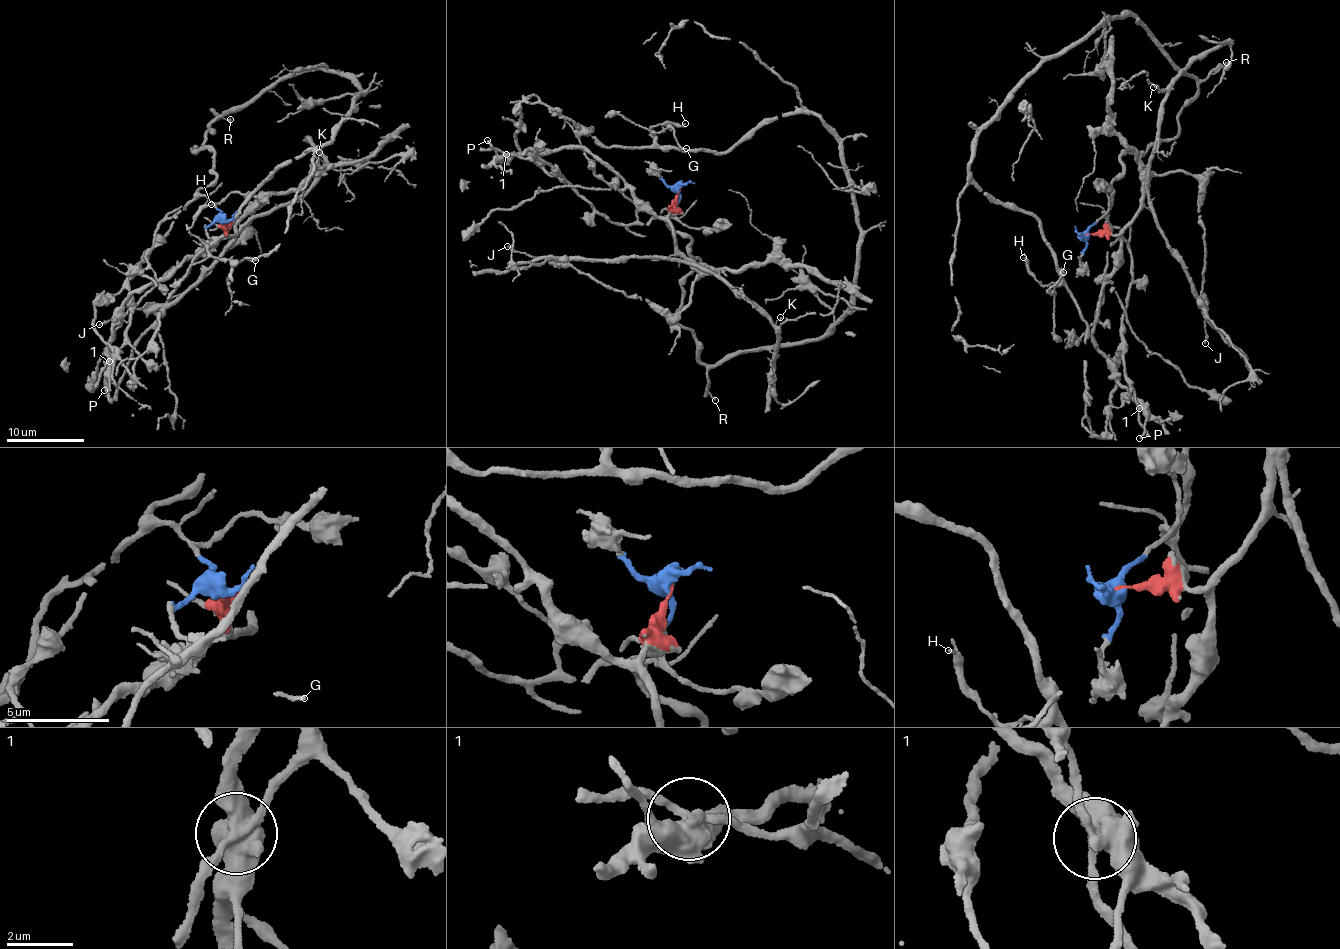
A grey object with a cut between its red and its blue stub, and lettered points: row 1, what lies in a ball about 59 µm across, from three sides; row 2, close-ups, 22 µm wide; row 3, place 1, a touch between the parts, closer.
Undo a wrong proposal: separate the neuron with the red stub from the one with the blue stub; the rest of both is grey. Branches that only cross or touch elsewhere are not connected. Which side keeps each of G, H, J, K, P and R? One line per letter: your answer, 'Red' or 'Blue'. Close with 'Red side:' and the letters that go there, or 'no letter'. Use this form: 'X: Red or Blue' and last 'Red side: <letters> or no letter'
G: Blue
H: Blue
J: Red
K: Red
P: Red
R: Blue
Red side: J, K, P

